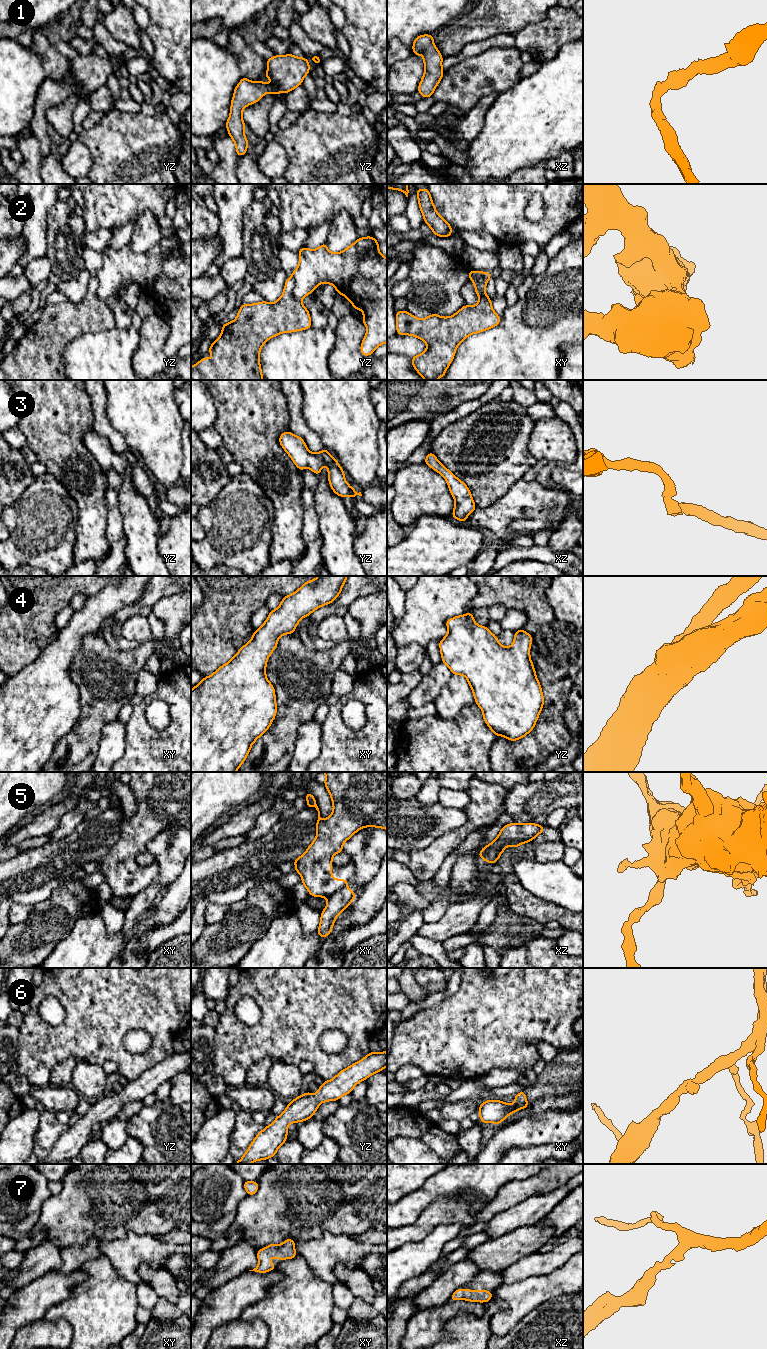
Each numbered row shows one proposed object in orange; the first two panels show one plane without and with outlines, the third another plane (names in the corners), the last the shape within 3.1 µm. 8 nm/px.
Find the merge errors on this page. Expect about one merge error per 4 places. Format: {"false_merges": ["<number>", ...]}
{"false_merges": ["2", "5"]}

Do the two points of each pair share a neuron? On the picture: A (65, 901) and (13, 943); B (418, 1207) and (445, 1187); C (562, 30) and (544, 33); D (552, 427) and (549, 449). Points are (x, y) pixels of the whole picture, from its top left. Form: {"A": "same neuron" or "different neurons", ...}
{"A": "same neuron", "B": "same neuron", "C": "same neuron", "D": "same neuron"}

